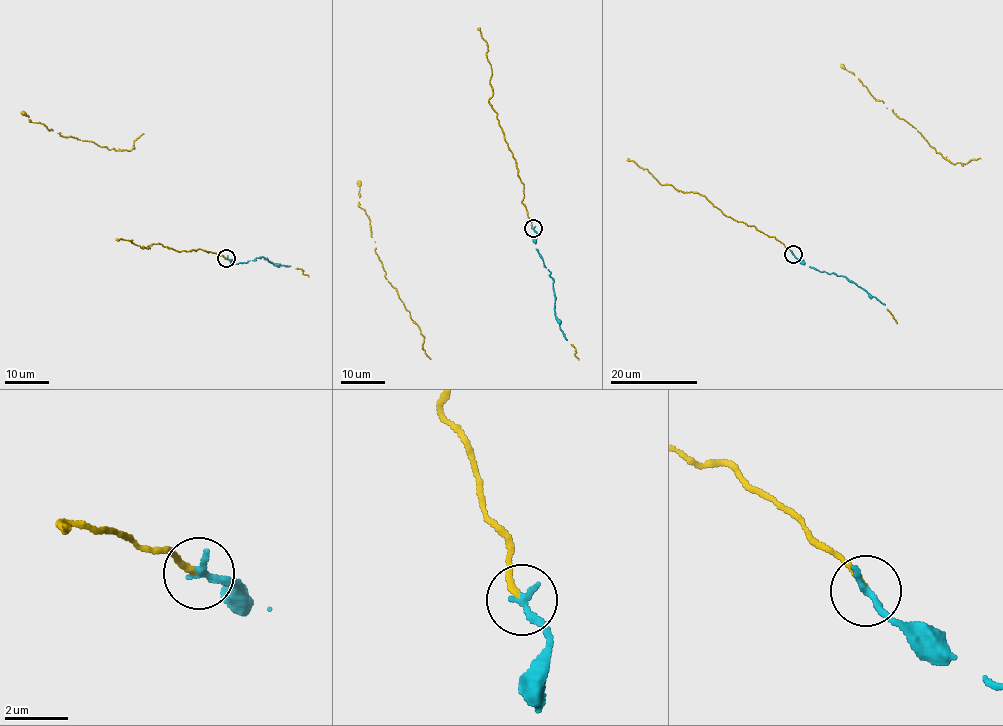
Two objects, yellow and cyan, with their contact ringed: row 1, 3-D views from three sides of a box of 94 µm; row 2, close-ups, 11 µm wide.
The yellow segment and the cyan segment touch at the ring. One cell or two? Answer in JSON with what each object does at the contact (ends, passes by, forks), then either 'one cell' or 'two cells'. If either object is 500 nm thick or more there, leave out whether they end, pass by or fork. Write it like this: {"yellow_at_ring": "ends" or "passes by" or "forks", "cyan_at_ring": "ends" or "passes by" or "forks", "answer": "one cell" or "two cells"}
{"yellow_at_ring": "ends", "cyan_at_ring": "ends", "answer": "one cell"}

